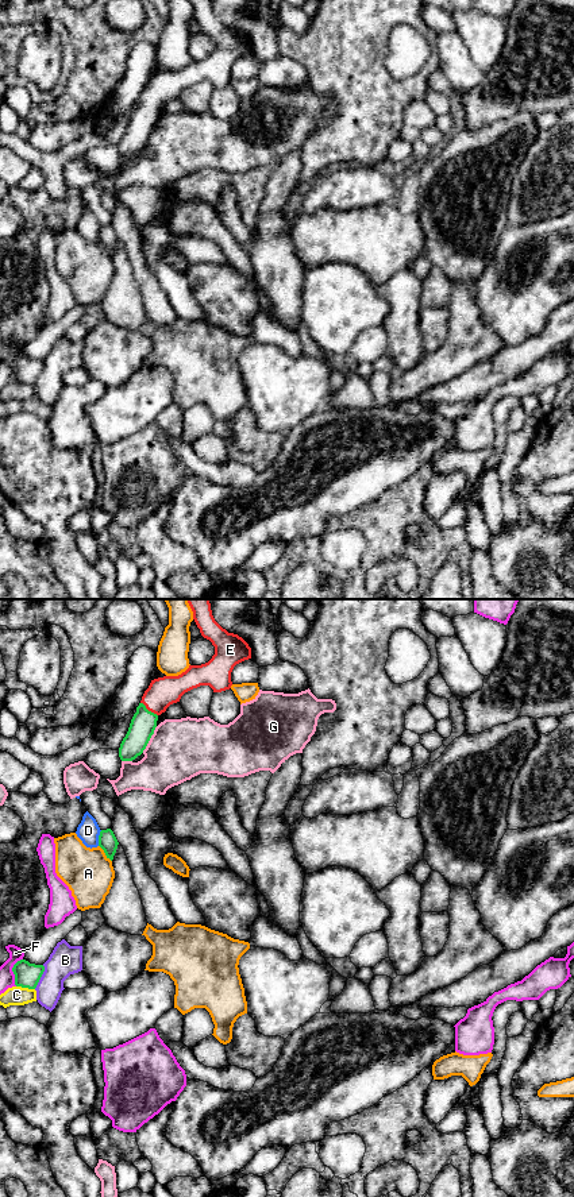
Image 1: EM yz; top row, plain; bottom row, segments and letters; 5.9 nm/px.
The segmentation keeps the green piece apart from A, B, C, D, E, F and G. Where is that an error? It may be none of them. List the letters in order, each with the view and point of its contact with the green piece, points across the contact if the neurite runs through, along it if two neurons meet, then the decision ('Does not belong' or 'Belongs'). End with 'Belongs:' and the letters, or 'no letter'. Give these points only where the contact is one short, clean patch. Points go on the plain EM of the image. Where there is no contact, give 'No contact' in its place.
A: Touches green at yz (104, 247). Does not belong
B: Touches green at yz (41, 371). Does not belong
C: Touches green at yz (26, 382). Does not belong
D: Touches green at yz (99, 234). Does not belong
E: Touches green at yz (147, 105). Path across: yz (142, 122), (147, 105), (164, 87). Belongs
F: Touches green at yz (12, 366). Does not belong
G: Touches green at yz (149, 135). Does not belong
Belongs: E

